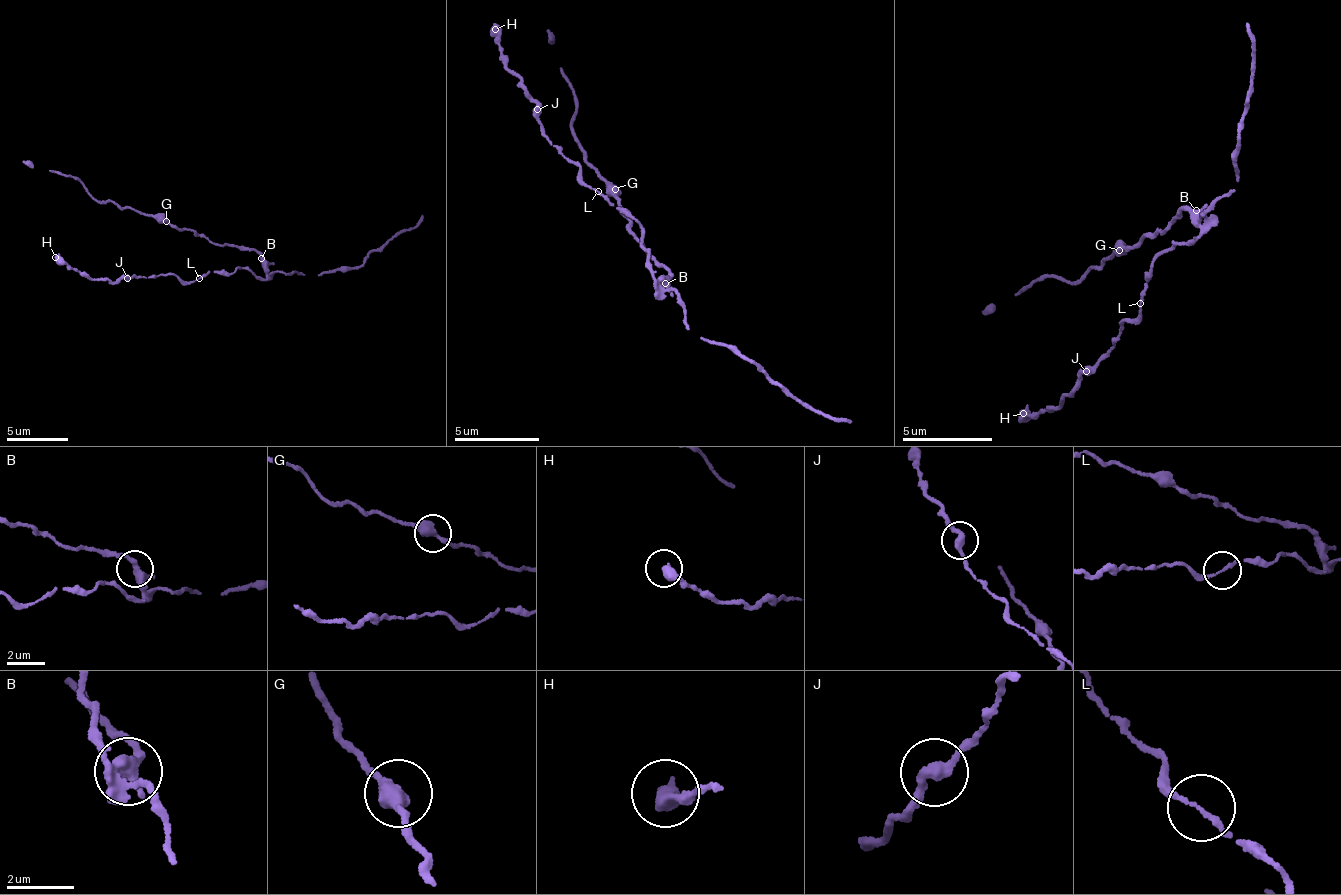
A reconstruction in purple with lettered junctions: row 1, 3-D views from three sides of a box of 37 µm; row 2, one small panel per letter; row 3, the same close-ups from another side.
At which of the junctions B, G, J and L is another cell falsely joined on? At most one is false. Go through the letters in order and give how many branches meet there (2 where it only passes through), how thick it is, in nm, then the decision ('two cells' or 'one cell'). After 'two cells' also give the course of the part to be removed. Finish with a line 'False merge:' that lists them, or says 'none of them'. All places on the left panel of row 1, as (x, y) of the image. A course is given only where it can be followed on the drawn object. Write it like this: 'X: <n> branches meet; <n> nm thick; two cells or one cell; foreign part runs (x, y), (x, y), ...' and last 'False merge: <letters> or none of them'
B: 2 branches meet; 380 nm thick; one cell
G: 2 branches meet; 420 nm thick; one cell
J: 2 branches meet; 320 nm thick; one cell
L: 1 branches meet; 190 nm thick; one cell
False merge: none of them

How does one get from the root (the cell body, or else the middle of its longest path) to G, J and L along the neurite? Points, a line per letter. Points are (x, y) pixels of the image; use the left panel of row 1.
G: (262, 259), (254, 251), (213, 242), (203, 235), (181, 229), (166, 221)
J: (262, 259), (265, 278), (241, 266), (232, 273), (210, 271), (187, 282), (174, 275), (161, 274), (126, 278)
L: (262, 259), (265, 278), (241, 266), (232, 273), (210, 271), (200, 278)

